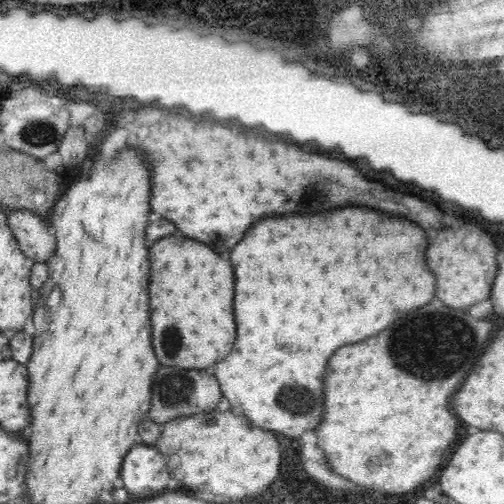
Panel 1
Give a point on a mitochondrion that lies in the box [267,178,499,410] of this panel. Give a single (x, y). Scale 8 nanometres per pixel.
(429, 348)

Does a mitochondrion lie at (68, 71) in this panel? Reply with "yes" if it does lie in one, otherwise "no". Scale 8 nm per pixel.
no

